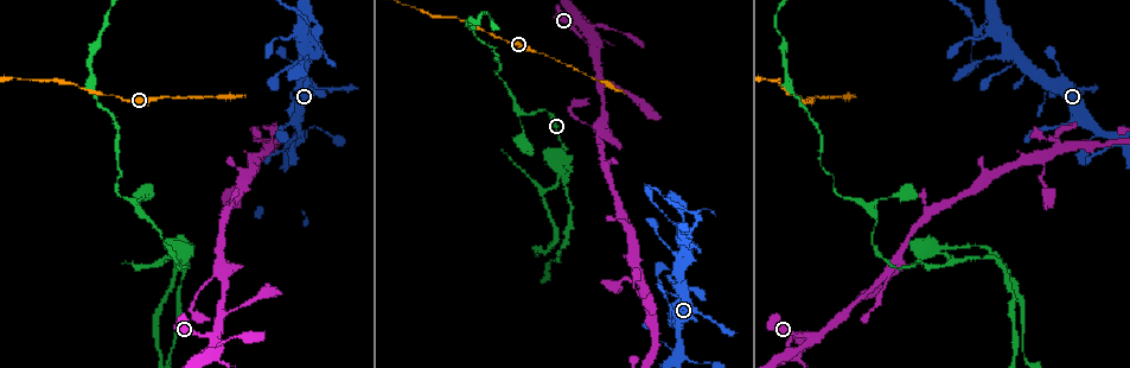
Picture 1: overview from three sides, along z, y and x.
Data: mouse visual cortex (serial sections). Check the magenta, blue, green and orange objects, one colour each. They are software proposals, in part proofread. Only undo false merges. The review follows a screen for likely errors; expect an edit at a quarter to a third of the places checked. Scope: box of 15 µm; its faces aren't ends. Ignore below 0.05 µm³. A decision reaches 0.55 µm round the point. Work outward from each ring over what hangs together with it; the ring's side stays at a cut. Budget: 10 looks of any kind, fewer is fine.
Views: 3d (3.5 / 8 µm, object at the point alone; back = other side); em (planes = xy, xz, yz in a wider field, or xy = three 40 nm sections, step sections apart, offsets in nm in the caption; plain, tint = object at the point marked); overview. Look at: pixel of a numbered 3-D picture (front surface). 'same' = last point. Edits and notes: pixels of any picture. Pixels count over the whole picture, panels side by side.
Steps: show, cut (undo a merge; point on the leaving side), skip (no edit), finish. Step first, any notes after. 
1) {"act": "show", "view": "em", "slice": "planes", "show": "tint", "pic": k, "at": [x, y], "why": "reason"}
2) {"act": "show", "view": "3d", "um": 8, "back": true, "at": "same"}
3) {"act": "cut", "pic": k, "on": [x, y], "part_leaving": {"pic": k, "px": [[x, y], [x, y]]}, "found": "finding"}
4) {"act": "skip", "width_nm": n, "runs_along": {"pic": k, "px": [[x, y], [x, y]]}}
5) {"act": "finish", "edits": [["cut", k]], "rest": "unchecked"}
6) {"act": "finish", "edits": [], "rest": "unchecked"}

{"act": "show", "view": "3d", "um": 3.5, "pic": 1, "at": [288, 67], "why": "calibre changes"}

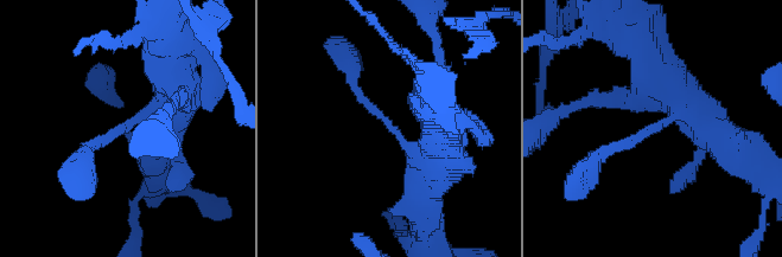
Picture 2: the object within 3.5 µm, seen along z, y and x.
{"act": "show", "view": "em", "slice": "xy", "step": 3, "show": "tint", "pic": 2, "at": [393, 129], "arm_widths_nm": [150, 500]}

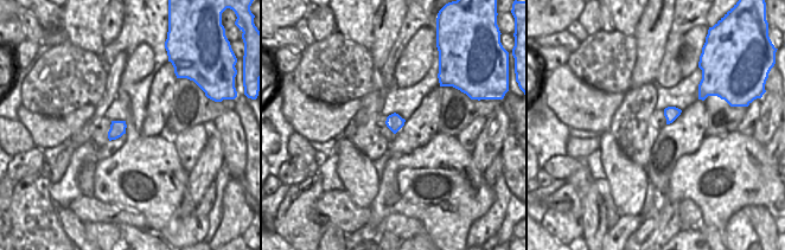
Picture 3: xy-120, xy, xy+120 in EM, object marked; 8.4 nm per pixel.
{"act": "skip", "runs_along": {"pic": 2, "px": [[432, 179], [436, 169], [362, 100], [351, 70]]}, "found": "one cell here"}

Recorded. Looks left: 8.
{"act": "show", "view": "3d", "um": 8, "pic": 1, "at": [315, 33], "why": "abrupt turn"}

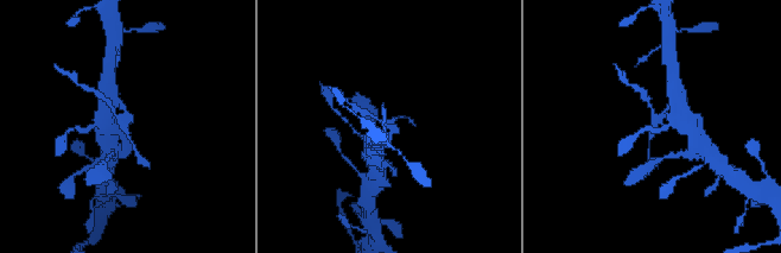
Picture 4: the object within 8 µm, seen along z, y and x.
{"act": "show", "view": "em", "slice": "planes", "show": "tint", "pic": 4, "at": [655, 123], "why": "now the EM"}

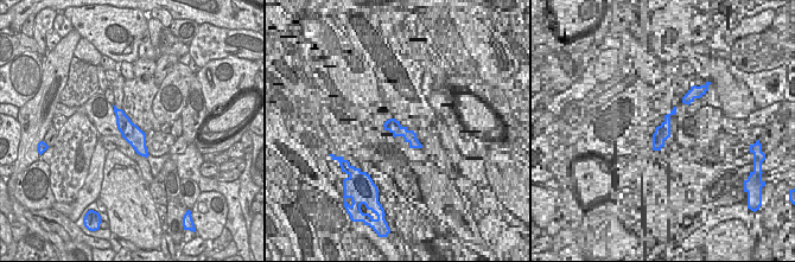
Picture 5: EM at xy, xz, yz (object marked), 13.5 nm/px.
{"act": "cut", "pic": 4, "on": [646, 97], "width_nm": 240, "found": "a second cell is stuck on"}

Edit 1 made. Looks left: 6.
{"act": "show", "view": "3d", "um": 3.5, "pic": 1, "at": [868, 205], "why": "a narrow waist"}

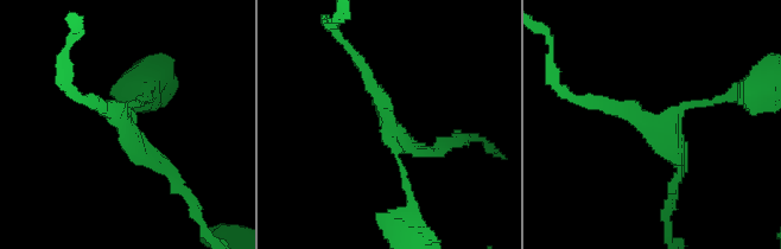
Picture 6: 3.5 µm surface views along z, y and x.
{"act": "show", "view": "em", "slice": "xy", "step": 3, "show": "tint", "pic": 6, "at": [662, 126], "why": "now the EM"}

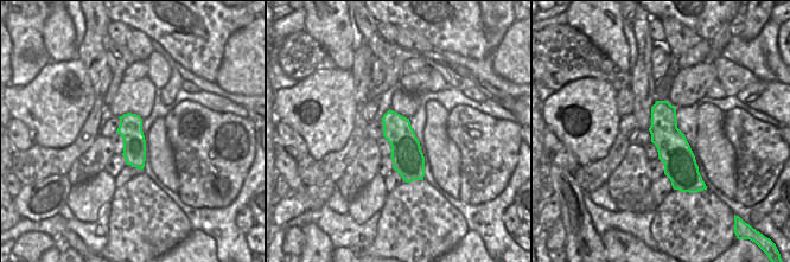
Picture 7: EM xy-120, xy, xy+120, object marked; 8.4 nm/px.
{"act": "skip", "arms": 3, "arm_widths_nm": [100, 100, 200], "runs_along": {"pic": 7, "px": [[658, 103], [664, 134], [690, 187]]}, "found": "all the same cell"}

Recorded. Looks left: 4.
{"act": "show", "view": "3d", "um": 3.5, "back": true, "pic": 1, "at": [590, 47], "why": "side arm on a straight run"}

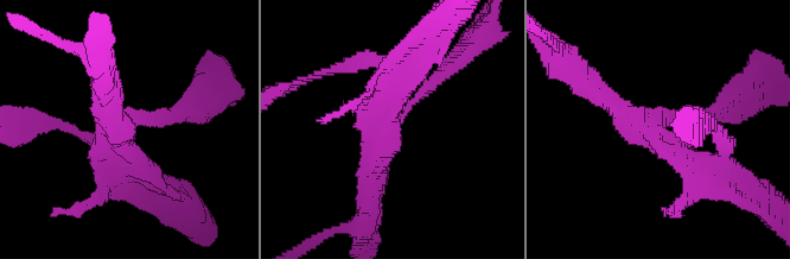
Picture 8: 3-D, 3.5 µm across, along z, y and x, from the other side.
{"act": "show", "view": "em", "slice": "xy", "step": 3, "show": "tint", "pic": 8, "at": [388, 128], "why": "shape alone is not enough"}

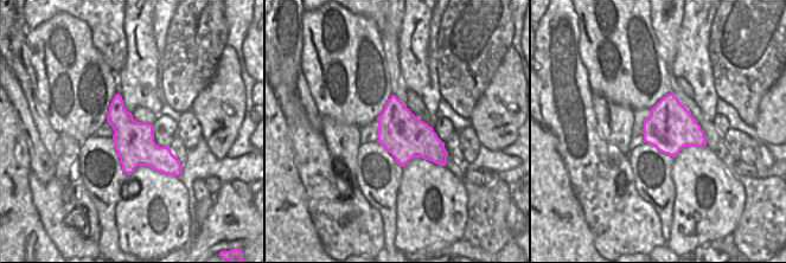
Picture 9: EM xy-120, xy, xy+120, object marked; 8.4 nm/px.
{"act": "skip", "runs_along": {"pic": 8, "px": [[443, 75], [388, 130], [369, 193]]}, "found": "all the same cell"}

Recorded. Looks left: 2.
{"act": "finish", "edits": [["cut", 4]], "rest": "unchecked"}

